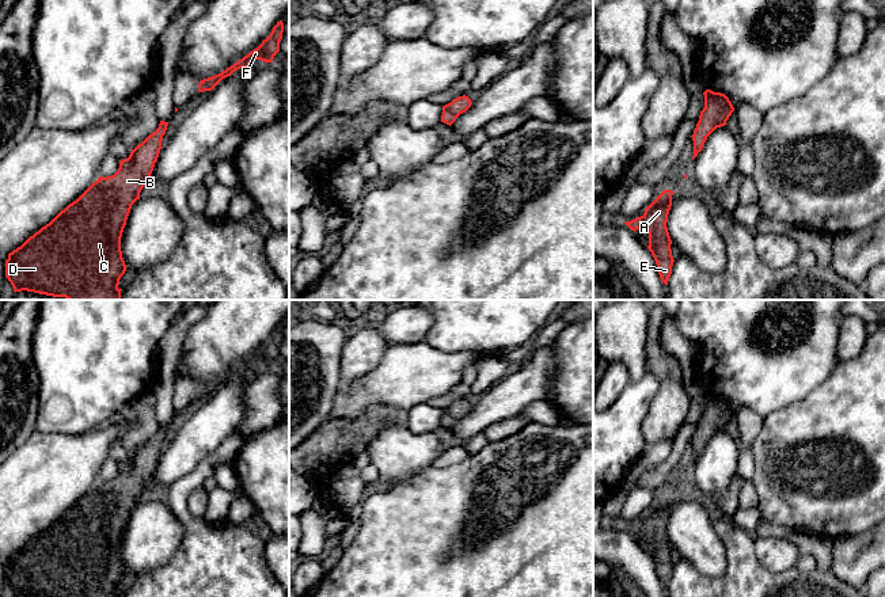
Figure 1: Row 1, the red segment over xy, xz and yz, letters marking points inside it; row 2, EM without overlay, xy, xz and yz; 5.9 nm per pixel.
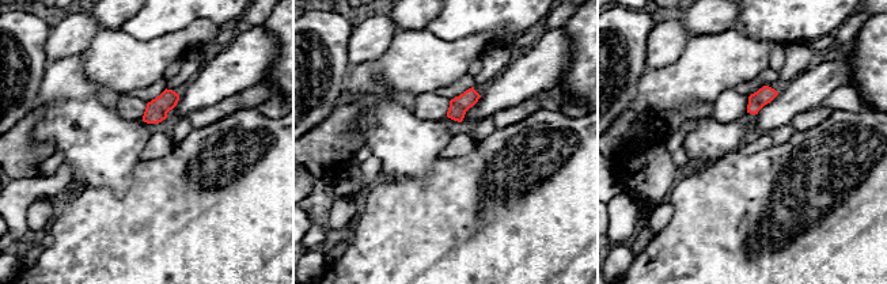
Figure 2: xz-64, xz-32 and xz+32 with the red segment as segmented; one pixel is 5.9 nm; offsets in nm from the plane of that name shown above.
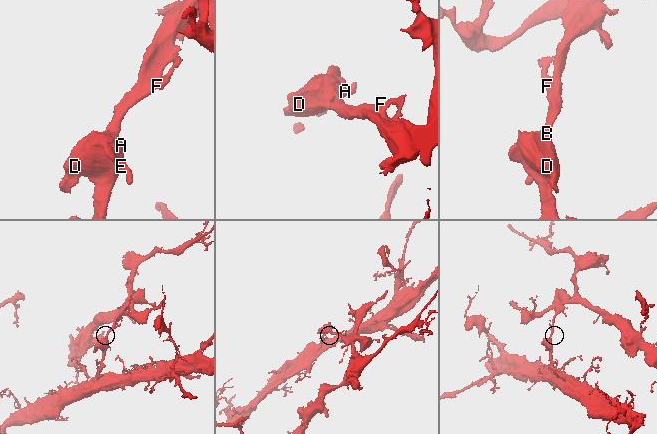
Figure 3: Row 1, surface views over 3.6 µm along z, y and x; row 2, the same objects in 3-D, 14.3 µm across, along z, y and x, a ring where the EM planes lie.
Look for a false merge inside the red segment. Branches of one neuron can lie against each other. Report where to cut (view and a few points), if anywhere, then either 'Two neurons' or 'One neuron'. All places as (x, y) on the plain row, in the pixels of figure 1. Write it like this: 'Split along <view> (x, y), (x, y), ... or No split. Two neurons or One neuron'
Split along xz (463, 400), (459, 413), (456, 415), (451, 413), (441, 422). Two neurons

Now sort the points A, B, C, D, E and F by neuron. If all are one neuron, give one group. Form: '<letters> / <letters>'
A B C D E / F

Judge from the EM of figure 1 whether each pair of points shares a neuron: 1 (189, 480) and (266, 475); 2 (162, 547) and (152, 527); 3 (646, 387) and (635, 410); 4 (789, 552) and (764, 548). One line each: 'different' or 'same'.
1: different
2: same
3: same
4: same

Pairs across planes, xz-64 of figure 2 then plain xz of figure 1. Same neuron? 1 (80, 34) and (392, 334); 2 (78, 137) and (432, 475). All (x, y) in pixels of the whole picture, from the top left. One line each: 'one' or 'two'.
1: two
2: two

